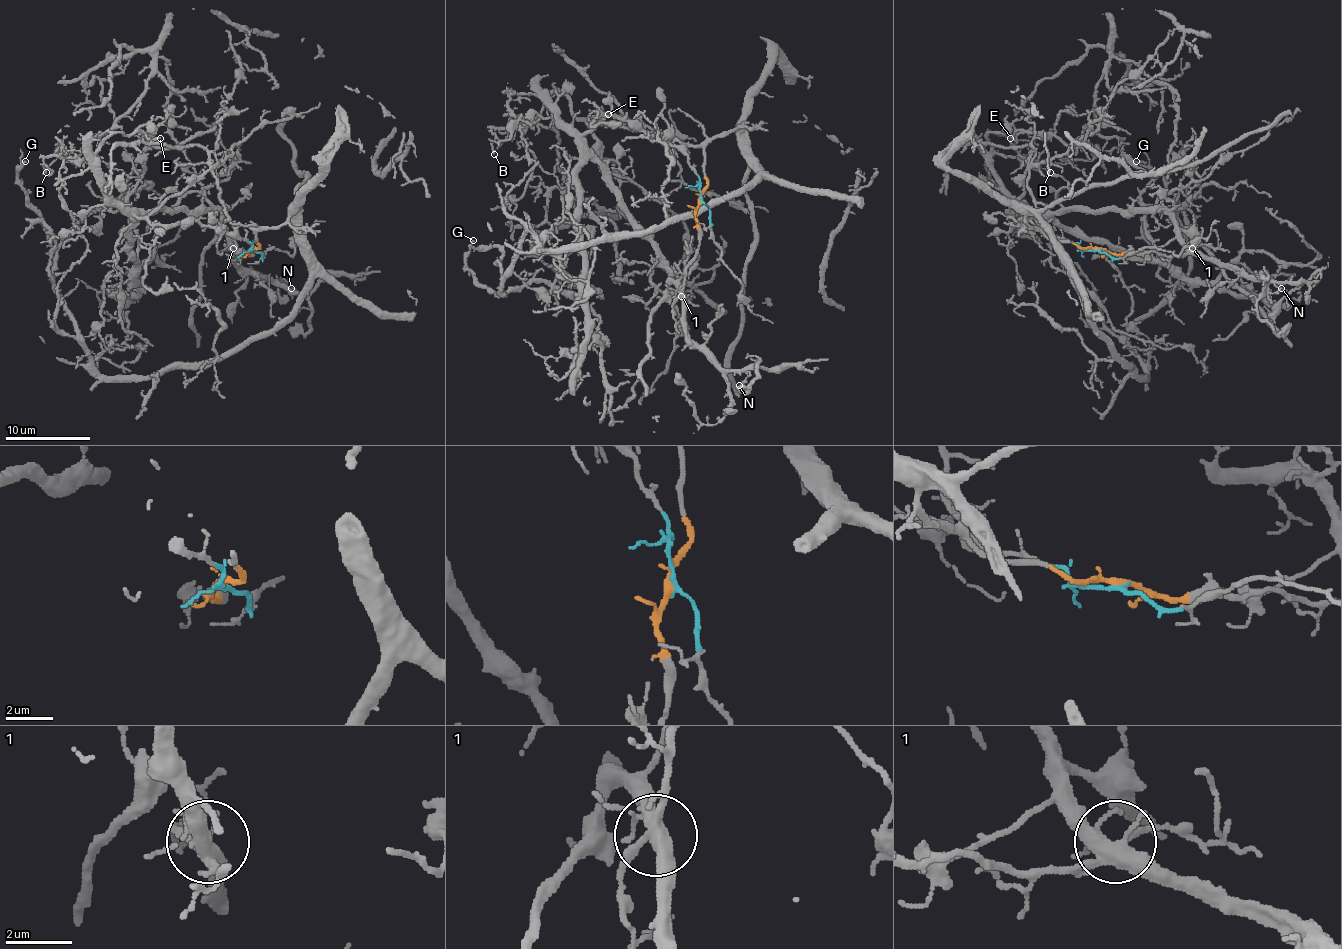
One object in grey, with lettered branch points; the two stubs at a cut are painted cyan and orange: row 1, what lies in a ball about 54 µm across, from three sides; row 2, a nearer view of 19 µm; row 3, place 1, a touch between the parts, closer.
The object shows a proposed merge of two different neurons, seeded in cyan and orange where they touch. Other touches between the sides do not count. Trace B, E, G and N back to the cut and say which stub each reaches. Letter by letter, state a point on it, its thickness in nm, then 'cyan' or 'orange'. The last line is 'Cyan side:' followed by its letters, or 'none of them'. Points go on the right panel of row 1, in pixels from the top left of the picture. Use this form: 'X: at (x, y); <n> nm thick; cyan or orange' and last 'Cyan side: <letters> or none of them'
B: at (1050, 172); 110 nm thick; cyan
E: at (1010, 138); 120 nm thick; cyan
G: at (1136, 161); 120 nm thick; orange
N: at (1281, 288); 110 nm thick; cyan
Cyan side: B, E, N

